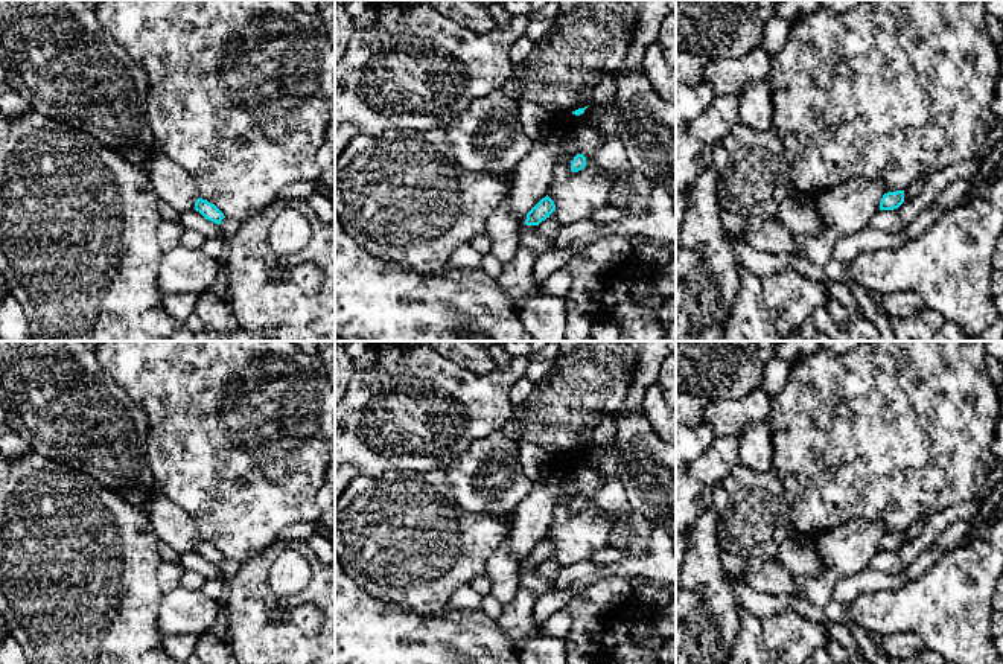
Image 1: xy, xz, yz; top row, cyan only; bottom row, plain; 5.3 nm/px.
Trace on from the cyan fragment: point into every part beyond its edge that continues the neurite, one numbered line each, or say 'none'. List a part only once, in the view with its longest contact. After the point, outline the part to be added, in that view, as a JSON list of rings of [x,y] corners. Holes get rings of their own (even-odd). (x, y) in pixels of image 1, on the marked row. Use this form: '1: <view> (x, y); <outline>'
none

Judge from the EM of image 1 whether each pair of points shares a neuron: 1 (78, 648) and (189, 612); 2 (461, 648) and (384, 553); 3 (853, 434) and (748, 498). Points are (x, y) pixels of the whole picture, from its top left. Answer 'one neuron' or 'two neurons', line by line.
1: two neurons
2: two neurons
3: two neurons

